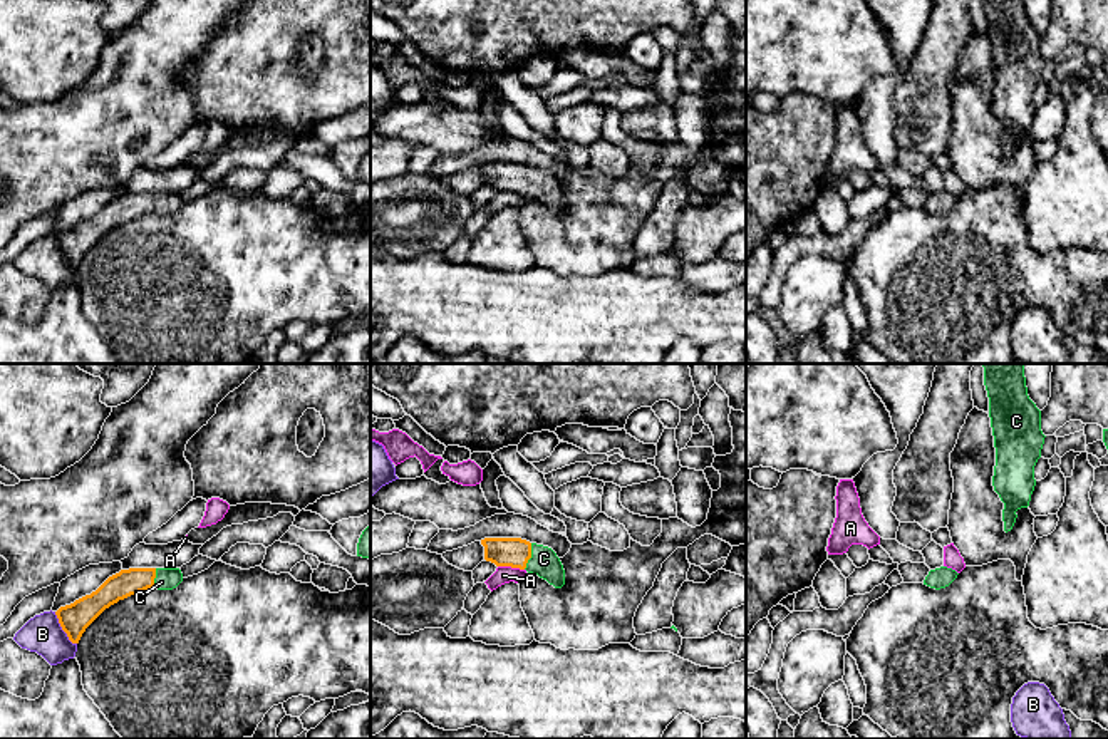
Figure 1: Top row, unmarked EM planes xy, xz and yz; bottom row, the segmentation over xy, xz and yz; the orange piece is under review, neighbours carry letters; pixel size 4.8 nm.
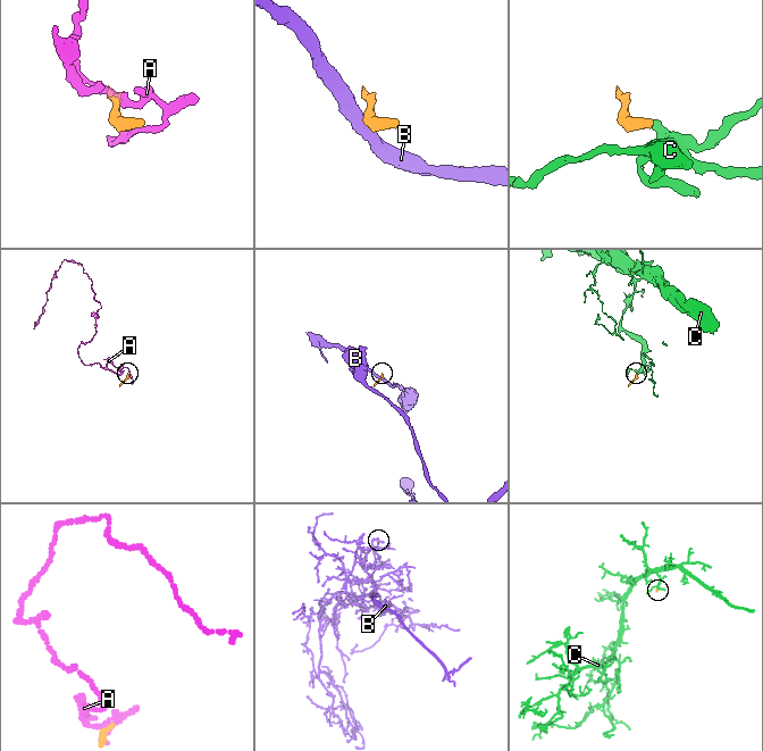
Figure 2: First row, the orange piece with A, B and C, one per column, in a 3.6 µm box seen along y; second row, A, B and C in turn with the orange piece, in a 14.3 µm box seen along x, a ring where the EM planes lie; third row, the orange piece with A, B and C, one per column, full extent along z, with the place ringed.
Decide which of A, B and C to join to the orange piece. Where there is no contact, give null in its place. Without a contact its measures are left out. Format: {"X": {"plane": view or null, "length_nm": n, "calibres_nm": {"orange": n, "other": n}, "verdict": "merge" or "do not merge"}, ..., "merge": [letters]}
{"A": {"plane": "xz", "length_nm": 130, "calibres_nm": {"orange": 140, "other": 80}, "verdict": "do not merge"}, "B": {"plane": "xy", "length_nm": 190, "calibres_nm": {"orange": 150, "other": 190}, "verdict": "do not merge"}, "C": {"plane": "xz", "length_nm": 130, "calibres_nm": {"orange": 140, "other": 140}, "verdict": "merge"}, "merge": ["C"]}

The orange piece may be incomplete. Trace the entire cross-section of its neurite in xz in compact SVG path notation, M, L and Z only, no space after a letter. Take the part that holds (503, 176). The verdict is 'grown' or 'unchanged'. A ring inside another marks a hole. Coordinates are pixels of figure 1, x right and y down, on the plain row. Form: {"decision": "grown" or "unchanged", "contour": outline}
{"decision": "grown", "contour": "M484 163L484 184L496 191L511 191L538 199L555 213L565 209L565 194L557 178L521 163Z"}

